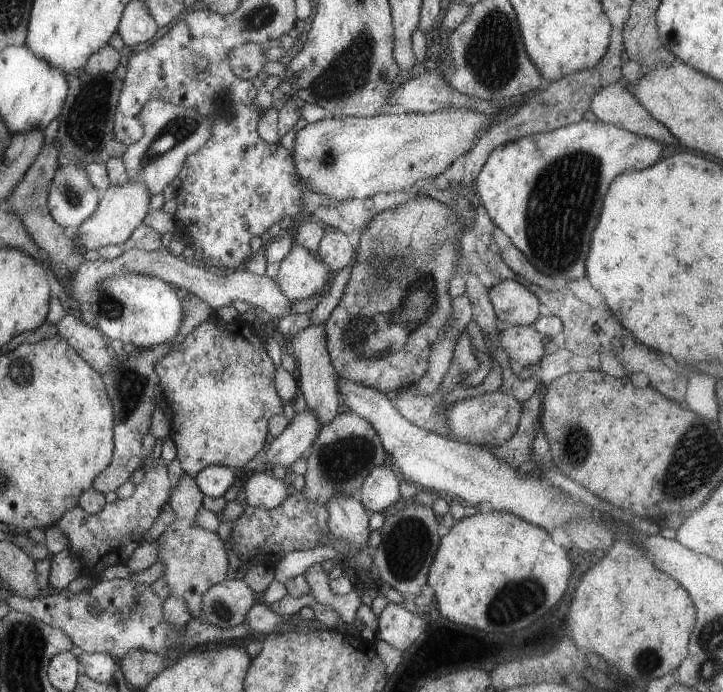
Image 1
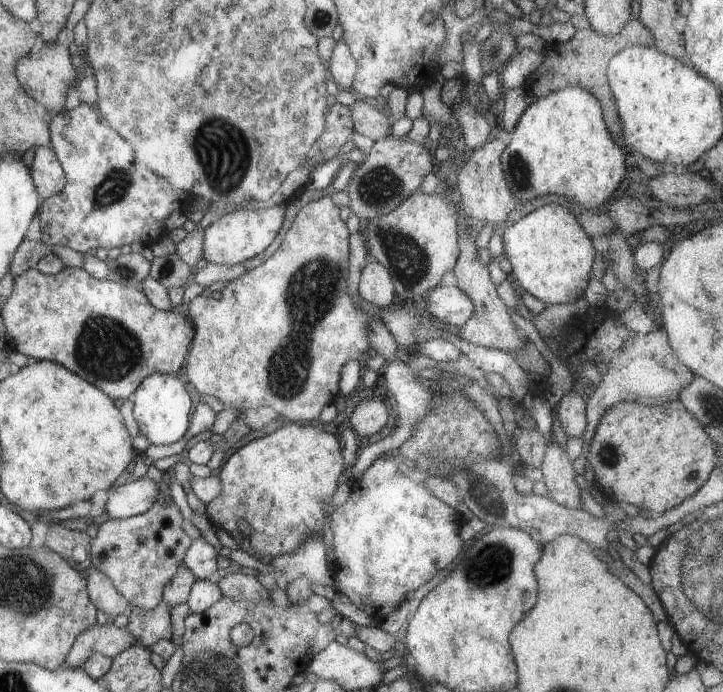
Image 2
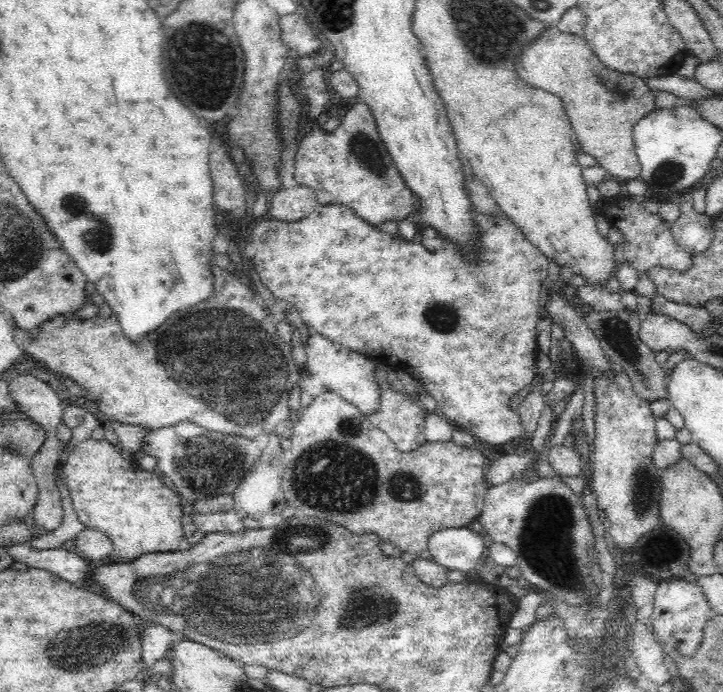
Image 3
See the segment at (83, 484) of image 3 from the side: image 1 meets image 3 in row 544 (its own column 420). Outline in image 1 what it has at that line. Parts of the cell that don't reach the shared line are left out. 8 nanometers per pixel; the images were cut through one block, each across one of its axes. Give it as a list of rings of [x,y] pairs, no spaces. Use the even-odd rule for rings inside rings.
[[[463,109],[376,117],[326,116],[296,132],[290,155],[301,182],[310,192],[337,201],[364,199],[375,193],[408,189],[416,180],[439,175],[457,156],[465,155],[477,139],[476,134],[492,118]]]

